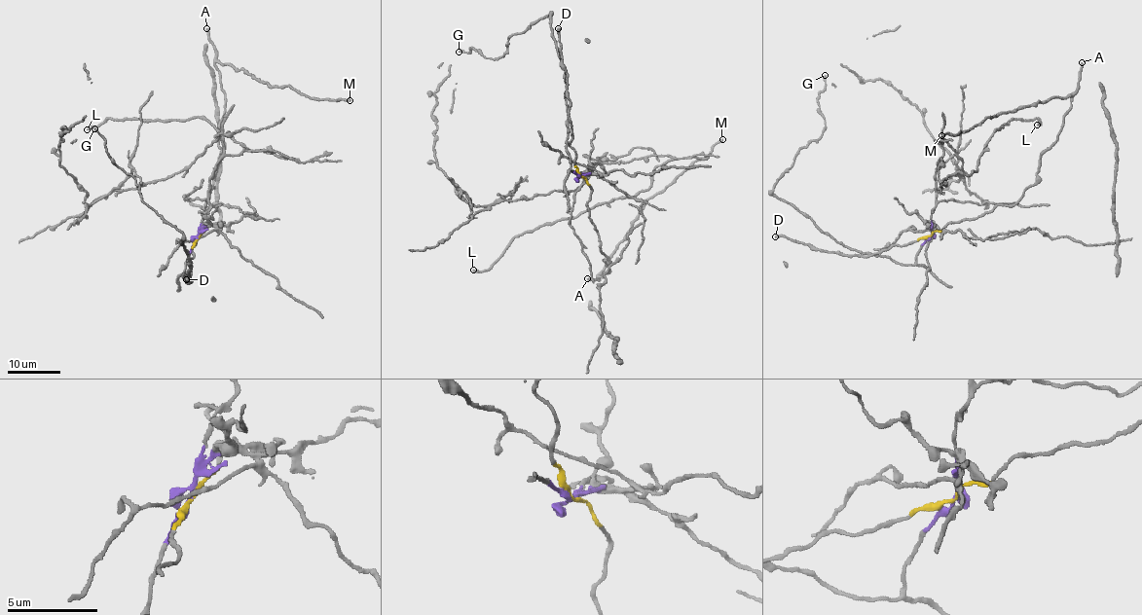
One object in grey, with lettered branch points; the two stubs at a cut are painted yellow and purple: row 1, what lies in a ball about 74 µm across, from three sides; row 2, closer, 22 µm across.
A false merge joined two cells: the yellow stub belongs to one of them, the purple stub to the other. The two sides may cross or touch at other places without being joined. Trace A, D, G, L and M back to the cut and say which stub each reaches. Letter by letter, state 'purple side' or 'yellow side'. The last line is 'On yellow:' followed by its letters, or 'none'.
A: yellow side
D: yellow side
G: purple side
L: purple side
M: yellow side
On yellow: A, D, M

